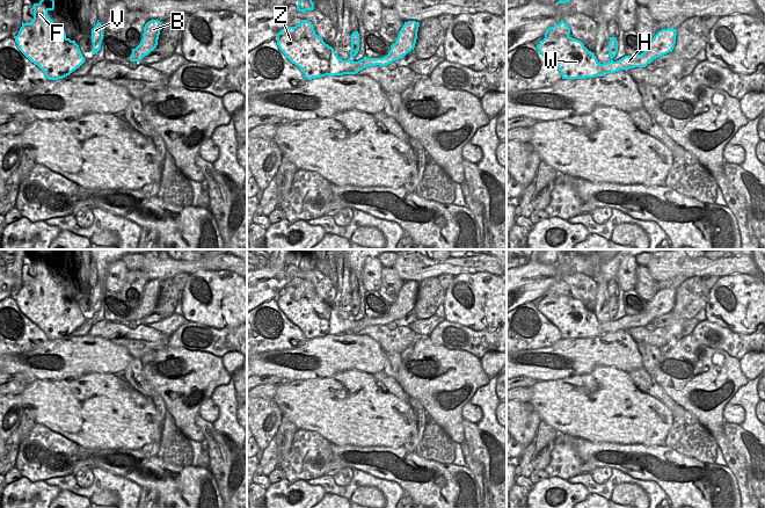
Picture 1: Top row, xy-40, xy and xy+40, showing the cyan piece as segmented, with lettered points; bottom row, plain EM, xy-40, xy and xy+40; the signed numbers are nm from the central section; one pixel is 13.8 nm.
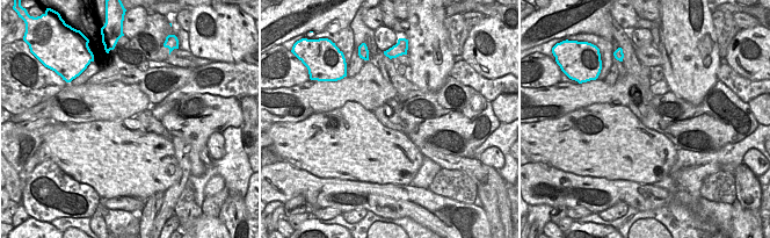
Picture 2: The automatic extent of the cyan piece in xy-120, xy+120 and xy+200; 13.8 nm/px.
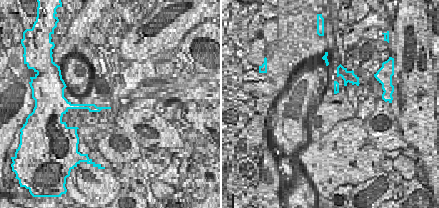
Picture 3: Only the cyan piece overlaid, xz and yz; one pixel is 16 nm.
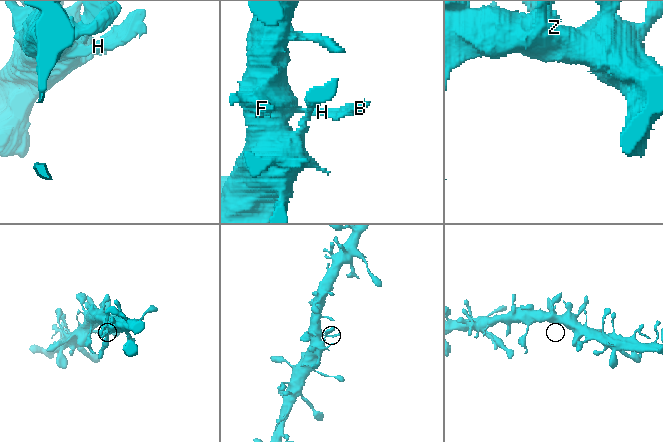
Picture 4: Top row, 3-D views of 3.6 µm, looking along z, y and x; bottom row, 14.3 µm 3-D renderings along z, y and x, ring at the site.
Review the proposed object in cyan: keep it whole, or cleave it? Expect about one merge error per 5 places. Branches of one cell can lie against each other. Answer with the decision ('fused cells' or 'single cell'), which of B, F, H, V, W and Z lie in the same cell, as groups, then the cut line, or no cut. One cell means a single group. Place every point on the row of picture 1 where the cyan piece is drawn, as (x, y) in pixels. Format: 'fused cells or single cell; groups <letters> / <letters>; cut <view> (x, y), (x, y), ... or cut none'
single cell; groups B F H V W Z; cut none

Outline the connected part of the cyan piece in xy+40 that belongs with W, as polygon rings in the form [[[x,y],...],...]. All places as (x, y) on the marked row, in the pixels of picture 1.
[[[563,20],[545,32],[545,38],[537,45],[538,51],[561,72],[562,79],[586,79],[615,73],[620,70],[646,67],[654,59],[672,52],[676,44],[677,29],[662,29],[654,38],[647,42],[643,53],[625,56],[613,61],[618,52],[618,41],[610,37],[610,60],[599,64],[595,53],[589,51],[584,44],[569,36],[570,28]]]

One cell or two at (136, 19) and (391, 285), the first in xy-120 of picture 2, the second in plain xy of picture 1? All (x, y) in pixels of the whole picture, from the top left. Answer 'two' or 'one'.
two

